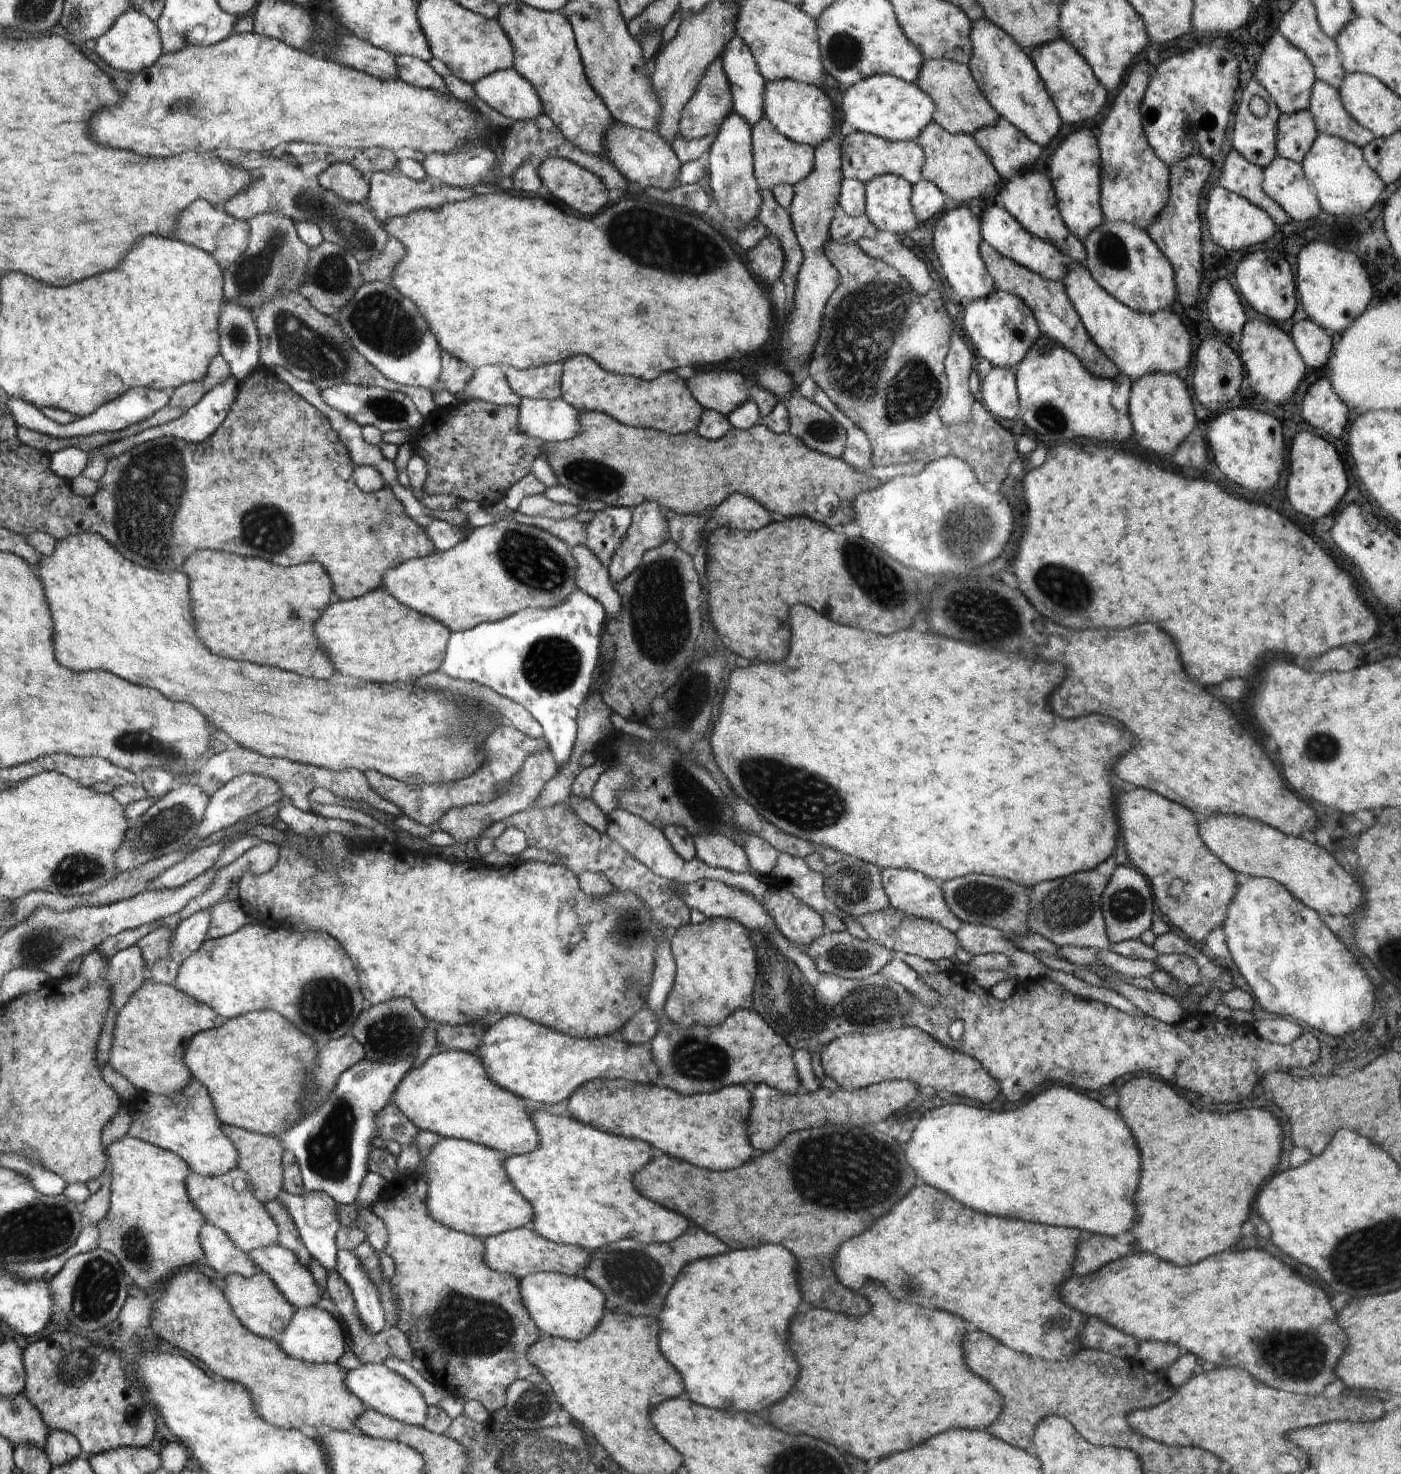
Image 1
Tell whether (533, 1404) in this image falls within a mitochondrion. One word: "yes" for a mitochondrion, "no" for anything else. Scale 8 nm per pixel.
yes

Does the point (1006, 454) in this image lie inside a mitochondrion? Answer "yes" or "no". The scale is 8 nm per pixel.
no

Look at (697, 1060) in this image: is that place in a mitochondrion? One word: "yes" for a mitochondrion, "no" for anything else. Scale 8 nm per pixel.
yes

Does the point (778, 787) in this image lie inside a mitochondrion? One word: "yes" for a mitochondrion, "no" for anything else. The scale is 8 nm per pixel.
yes

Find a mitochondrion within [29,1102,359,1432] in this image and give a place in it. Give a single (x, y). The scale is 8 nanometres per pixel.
(97, 1288)

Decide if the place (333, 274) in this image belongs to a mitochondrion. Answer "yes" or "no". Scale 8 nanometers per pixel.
yes

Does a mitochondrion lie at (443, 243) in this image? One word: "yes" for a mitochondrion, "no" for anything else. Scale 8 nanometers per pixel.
no

